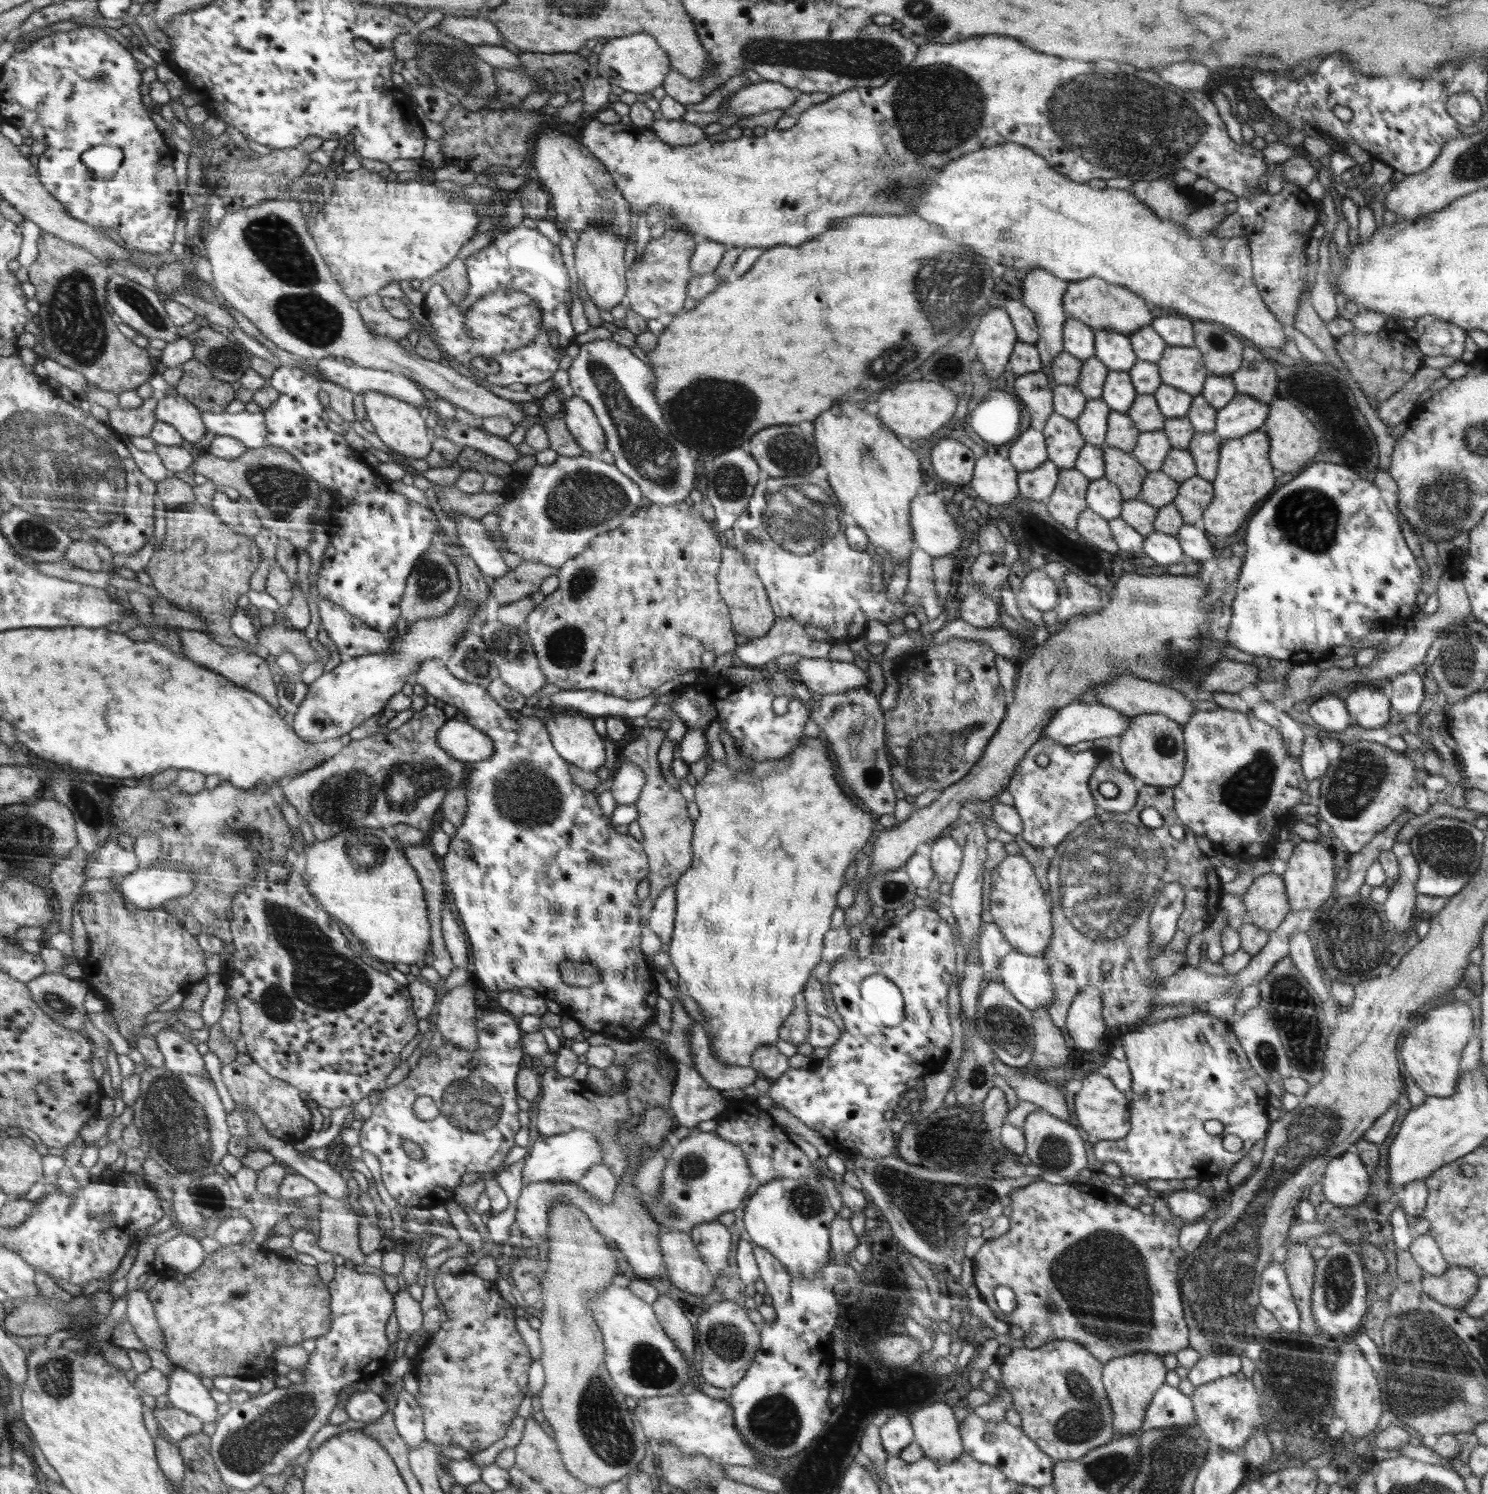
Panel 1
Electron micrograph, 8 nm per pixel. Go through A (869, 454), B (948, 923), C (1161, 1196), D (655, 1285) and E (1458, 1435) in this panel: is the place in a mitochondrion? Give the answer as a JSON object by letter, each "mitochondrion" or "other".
{"A":"mitochondrion","B":"other","C":"other","D":"other","E":"other"}

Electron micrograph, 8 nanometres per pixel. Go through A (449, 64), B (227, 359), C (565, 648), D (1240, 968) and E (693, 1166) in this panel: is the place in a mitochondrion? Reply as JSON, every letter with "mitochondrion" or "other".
{"A":"mitochondrion","B":"mitochondrion","C":"mitochondrion","D":"other","E":"mitochondrion"}

